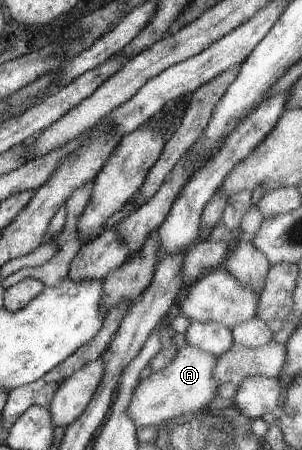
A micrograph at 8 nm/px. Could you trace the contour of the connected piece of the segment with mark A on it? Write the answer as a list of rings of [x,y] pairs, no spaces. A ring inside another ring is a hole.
[[[180,347],[176,349],[176,357],[172,359],[172,363],[168,365],[162,371],[156,371],[152,373],[147,379],[141,380],[136,387],[136,393],[132,397],[132,403],[130,403],[130,417],[134,419],[137,427],[148,426],[160,426],[165,423],[169,423],[173,419],[179,416],[195,415],[201,412],[204,407],[208,407],[208,404],[219,395],[220,381],[216,381],[215,371],[216,363],[218,363],[219,357],[216,357],[214,353],[208,353],[198,349],[198,347]]]

